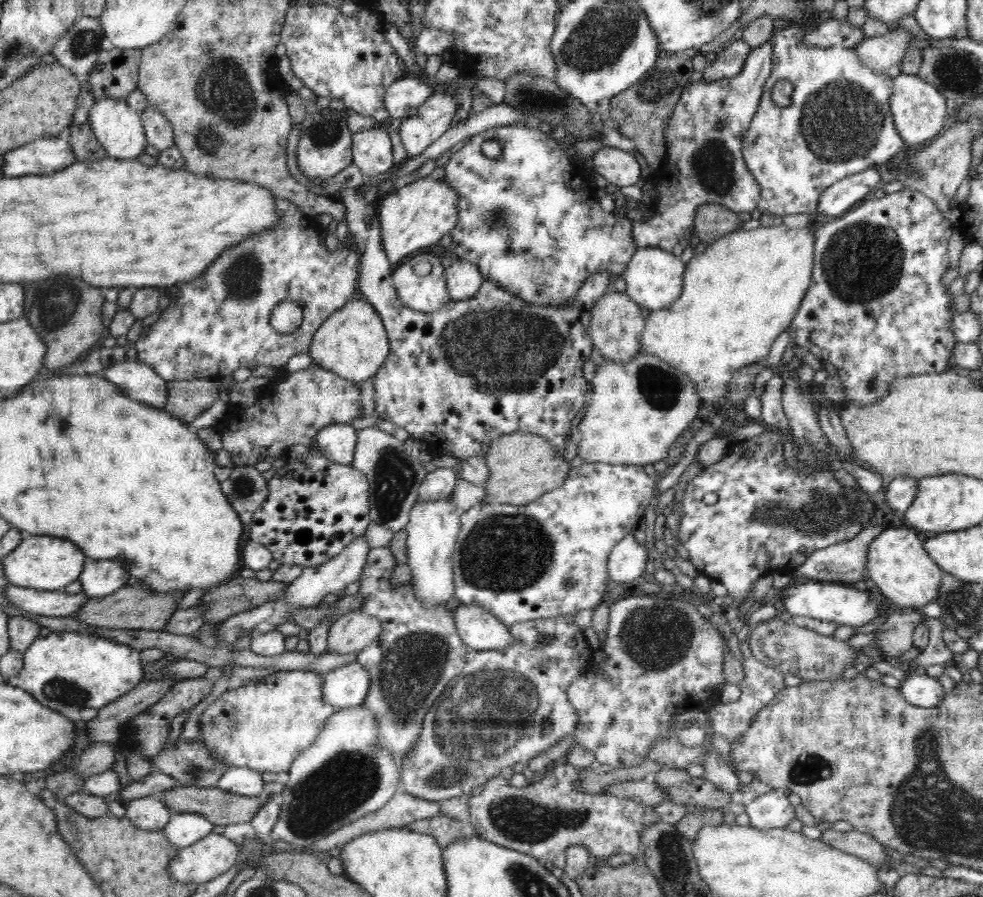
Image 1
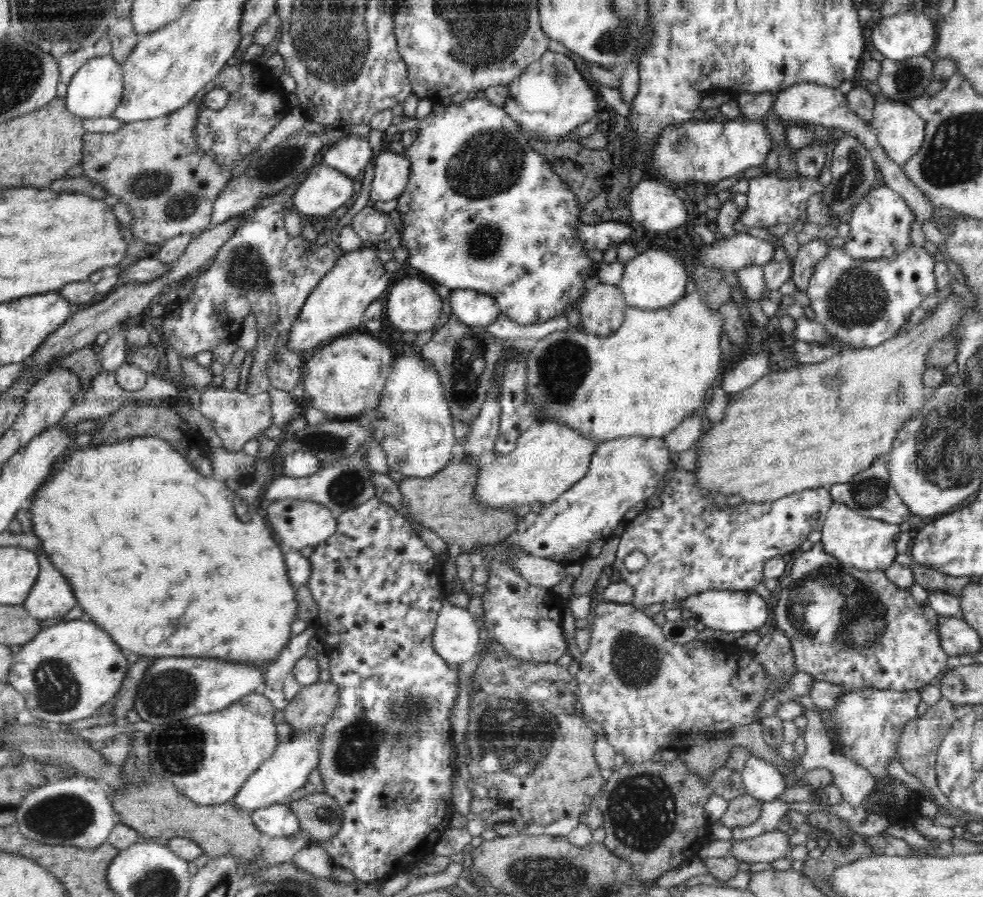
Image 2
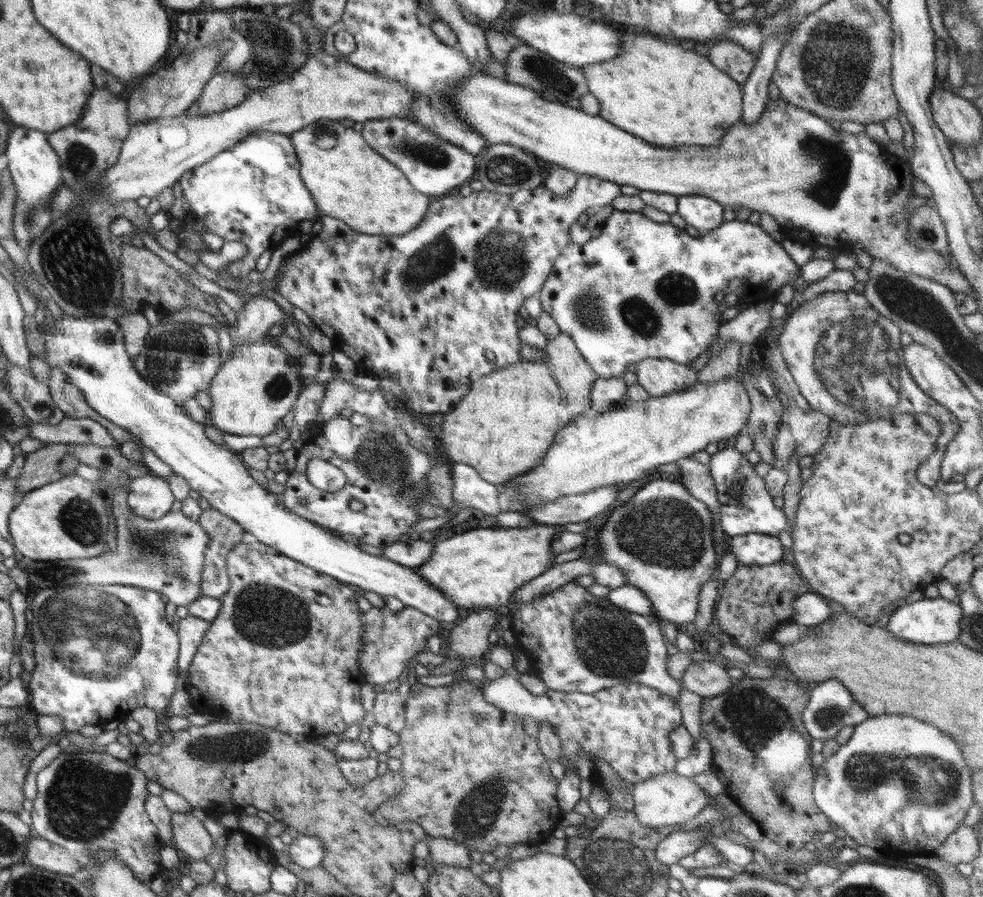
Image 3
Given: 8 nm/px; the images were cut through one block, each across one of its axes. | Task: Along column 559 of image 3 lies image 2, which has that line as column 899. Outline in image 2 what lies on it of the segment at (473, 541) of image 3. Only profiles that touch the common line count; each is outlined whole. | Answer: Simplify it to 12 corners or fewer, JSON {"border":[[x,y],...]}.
{"border":[[832,503],[824,551],[846,566],[885,571],[900,525]]}

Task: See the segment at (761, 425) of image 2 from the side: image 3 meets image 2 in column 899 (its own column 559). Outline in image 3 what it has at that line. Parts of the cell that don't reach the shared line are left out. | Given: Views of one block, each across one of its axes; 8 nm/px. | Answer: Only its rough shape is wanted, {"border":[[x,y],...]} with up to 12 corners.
{"border":[[568,334],[474,382],[438,436],[504,484],[589,410]]}

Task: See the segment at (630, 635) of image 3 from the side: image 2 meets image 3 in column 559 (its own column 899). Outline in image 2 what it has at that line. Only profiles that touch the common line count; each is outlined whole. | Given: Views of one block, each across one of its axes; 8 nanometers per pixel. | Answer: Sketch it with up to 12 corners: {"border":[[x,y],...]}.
{"border":[[822,543],[789,564],[773,625],[797,672],[921,691],[933,624],[882,570]]}

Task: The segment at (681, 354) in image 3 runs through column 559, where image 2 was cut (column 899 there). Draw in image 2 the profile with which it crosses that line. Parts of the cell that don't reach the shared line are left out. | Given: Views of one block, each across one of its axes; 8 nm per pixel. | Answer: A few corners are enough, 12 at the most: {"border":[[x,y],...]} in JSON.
{"border":[[832,247],[806,293],[834,344],[795,342],[814,364],[894,337],[937,290],[934,255],[894,260]]}

